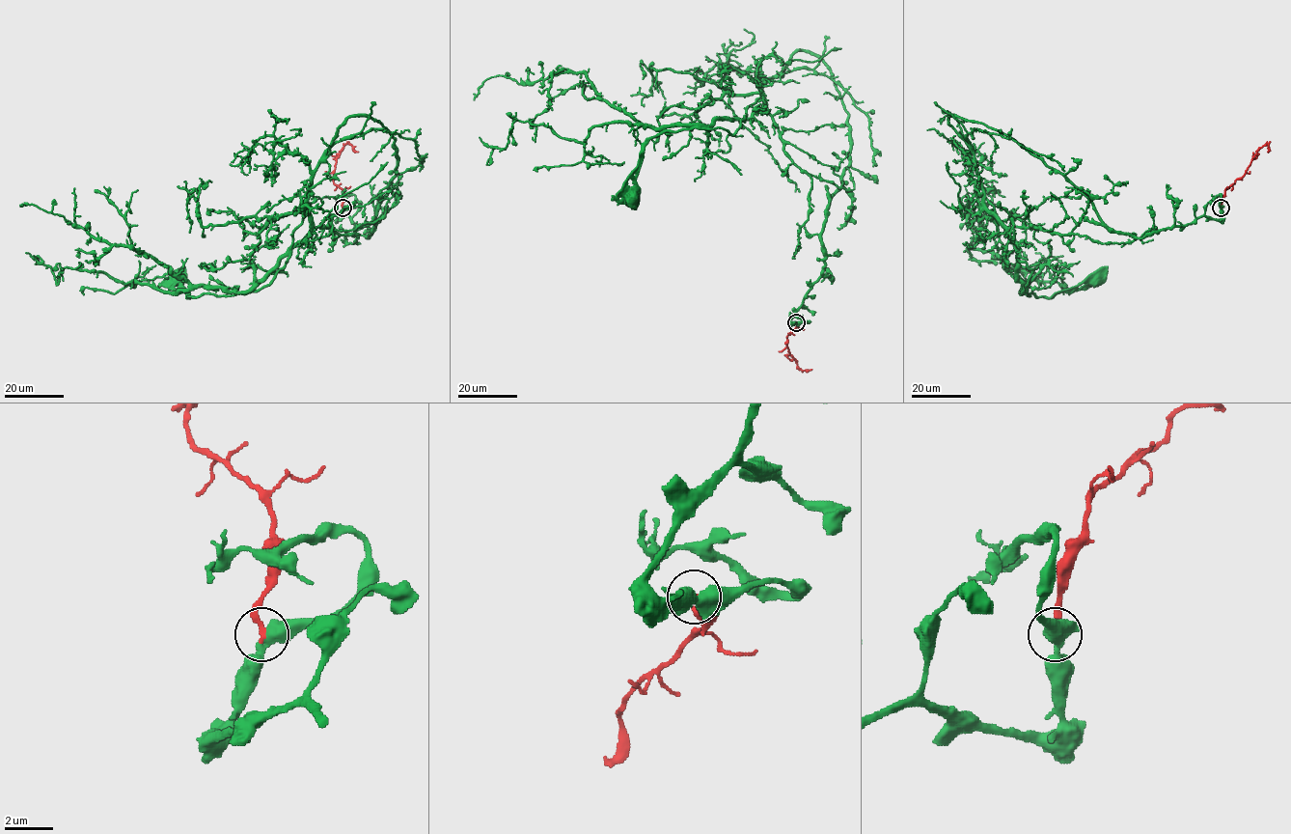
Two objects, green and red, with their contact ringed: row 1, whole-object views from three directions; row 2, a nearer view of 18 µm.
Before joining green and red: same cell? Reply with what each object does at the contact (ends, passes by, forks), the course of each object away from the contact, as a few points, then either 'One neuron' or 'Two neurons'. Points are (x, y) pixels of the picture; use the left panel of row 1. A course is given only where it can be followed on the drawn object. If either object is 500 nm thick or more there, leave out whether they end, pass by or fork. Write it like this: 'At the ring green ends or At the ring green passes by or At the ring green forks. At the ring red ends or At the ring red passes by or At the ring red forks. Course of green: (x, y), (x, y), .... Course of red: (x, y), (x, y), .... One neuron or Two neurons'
At the ring green passes by. At the ring red ends. Course of green: (343, 208), (368, 237), (396, 174), (395, 138), (363, 115), (262, 279), (189, 298), (178, 278). Course of red: (343, 208), (343, 191), (334, 182), (337, 157), (346, 144), (358, 152). Two neurons

